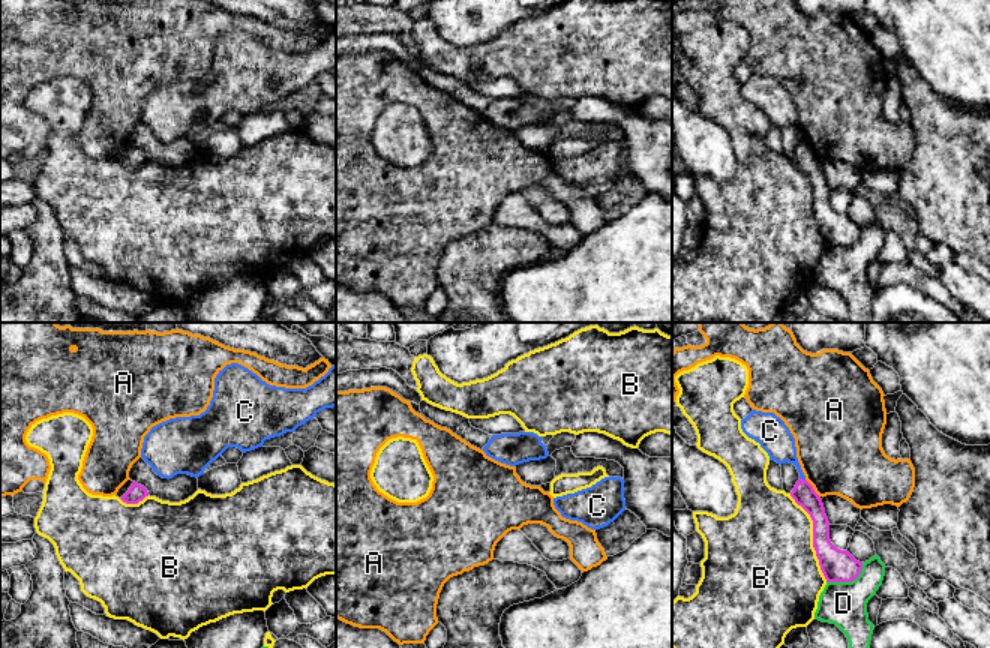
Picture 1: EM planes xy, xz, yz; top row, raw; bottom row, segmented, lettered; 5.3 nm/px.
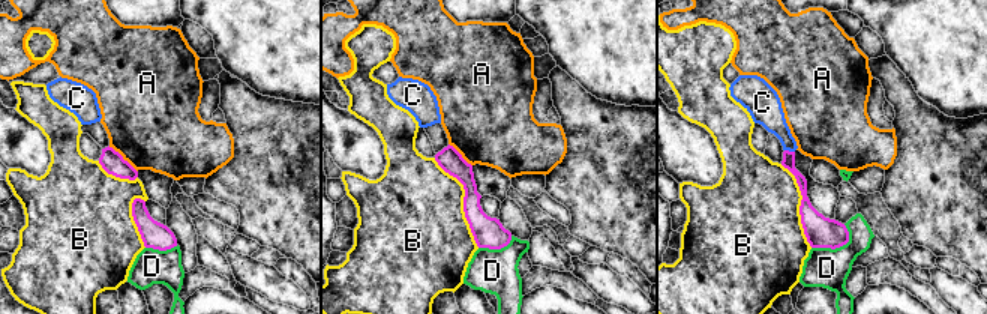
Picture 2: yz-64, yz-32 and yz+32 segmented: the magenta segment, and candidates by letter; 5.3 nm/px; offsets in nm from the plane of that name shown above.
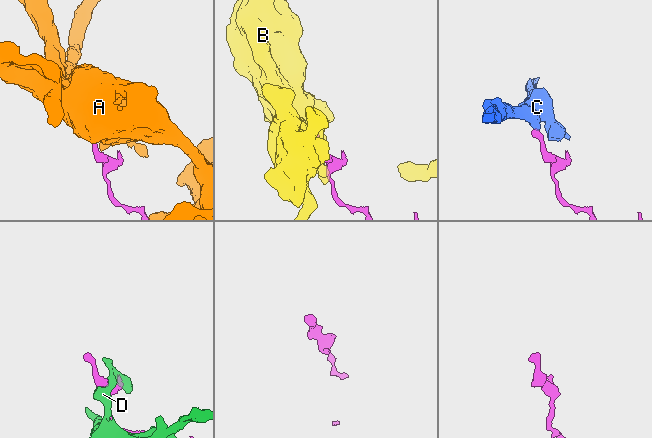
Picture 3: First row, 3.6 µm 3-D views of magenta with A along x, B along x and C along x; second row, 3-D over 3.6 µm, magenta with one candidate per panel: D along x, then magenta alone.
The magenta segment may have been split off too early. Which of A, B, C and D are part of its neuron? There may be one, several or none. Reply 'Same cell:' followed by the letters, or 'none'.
Same cell: none

